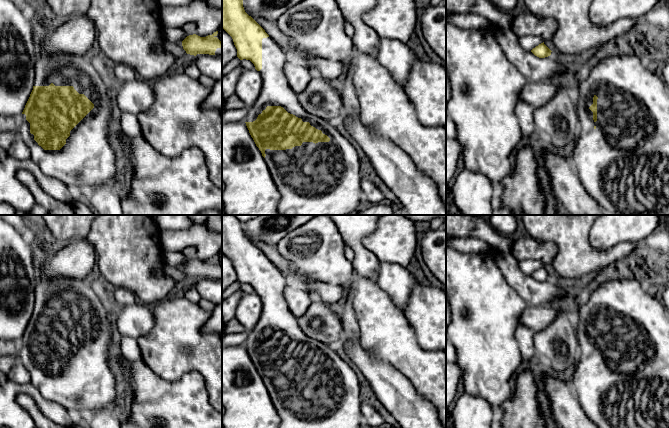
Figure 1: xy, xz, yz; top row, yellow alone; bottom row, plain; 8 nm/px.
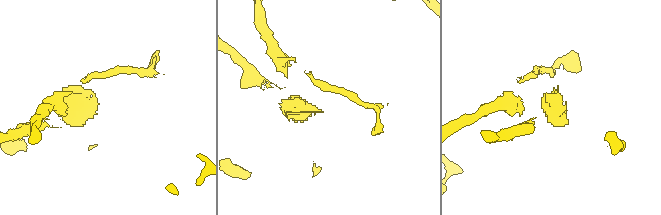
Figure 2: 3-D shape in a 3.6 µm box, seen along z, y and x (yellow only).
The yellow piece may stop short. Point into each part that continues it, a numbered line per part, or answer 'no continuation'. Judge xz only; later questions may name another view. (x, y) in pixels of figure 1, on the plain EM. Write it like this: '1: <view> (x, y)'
1: xz (329, 396)

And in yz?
1: yz (625, 384)

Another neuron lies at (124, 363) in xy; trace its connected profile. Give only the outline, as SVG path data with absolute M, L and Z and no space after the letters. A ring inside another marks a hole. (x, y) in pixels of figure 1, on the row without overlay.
M124 356L119 357L120 366L123 369L124 375L127 377L128 380L128 388L127 390L131 393L132 402L134 401L134 394L135 394L135 383L134 379L131 375L131 362L128 361Z

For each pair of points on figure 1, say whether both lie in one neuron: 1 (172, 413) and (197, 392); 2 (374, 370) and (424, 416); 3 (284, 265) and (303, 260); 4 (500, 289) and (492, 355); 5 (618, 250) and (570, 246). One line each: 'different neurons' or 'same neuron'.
1: same neuron
2: same neuron
3: different neurons
4: same neuron
5: same neuron

